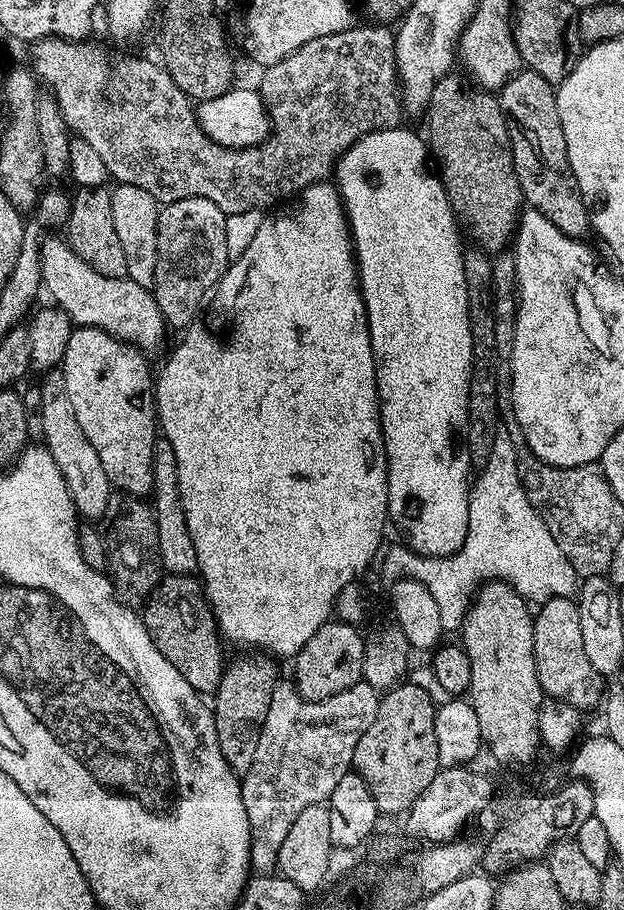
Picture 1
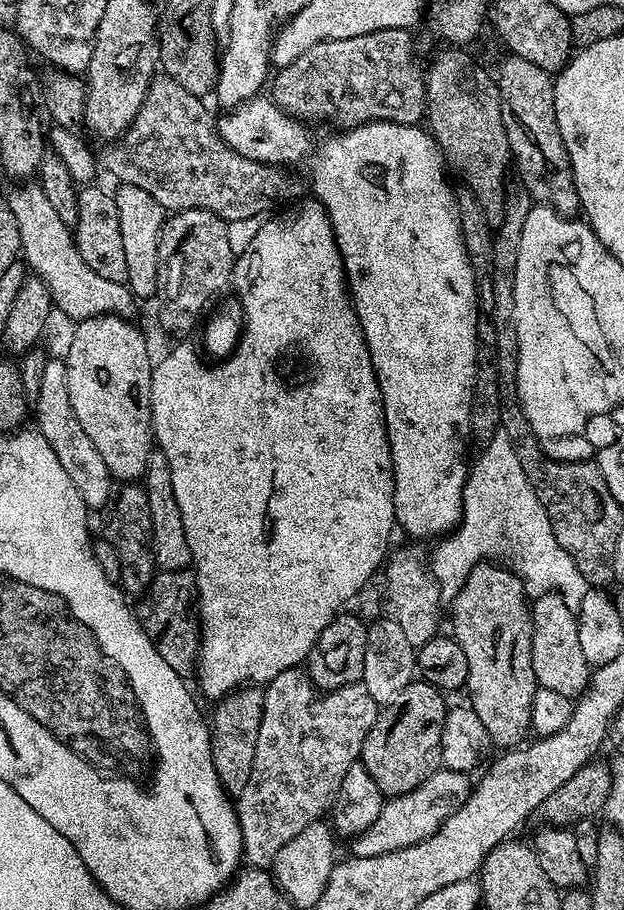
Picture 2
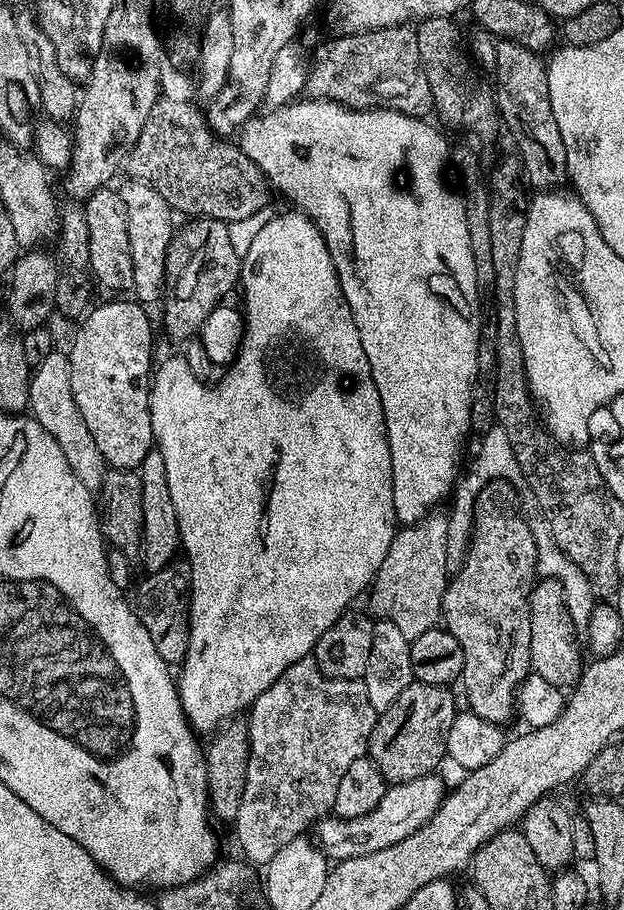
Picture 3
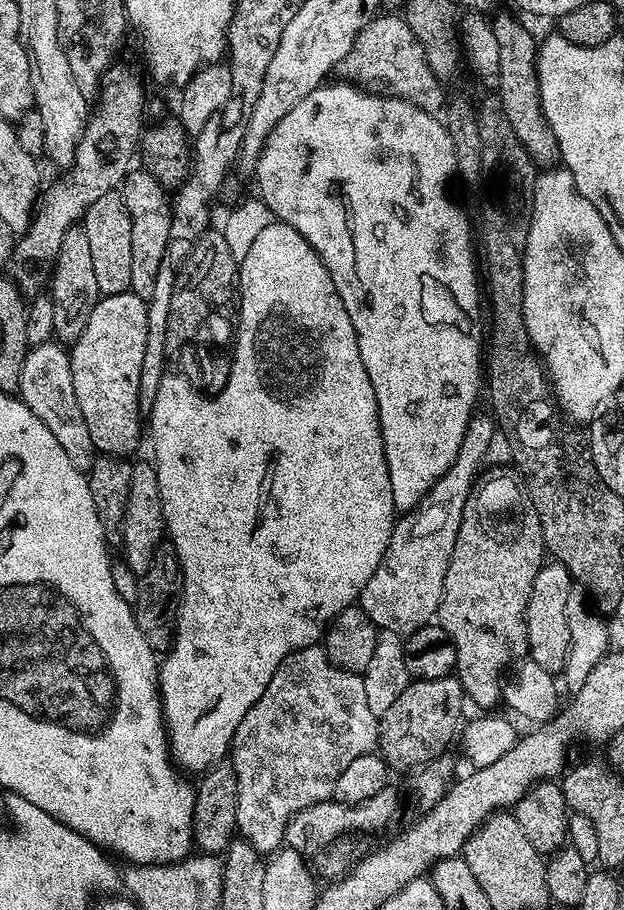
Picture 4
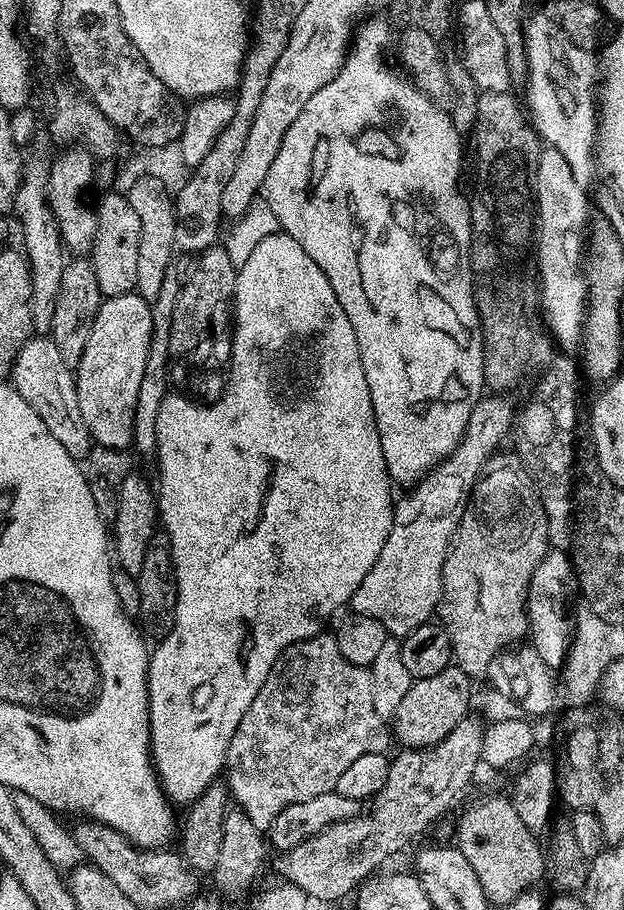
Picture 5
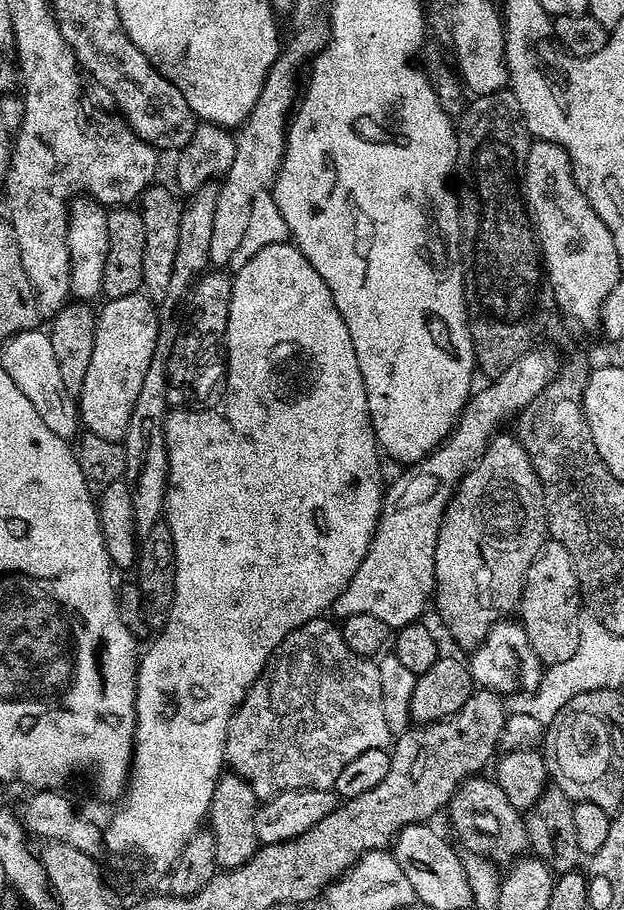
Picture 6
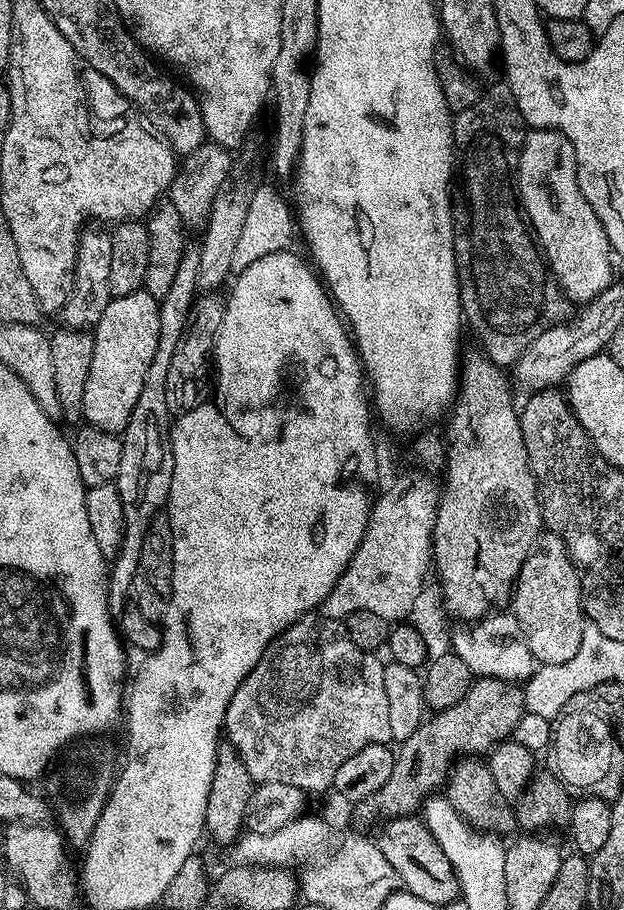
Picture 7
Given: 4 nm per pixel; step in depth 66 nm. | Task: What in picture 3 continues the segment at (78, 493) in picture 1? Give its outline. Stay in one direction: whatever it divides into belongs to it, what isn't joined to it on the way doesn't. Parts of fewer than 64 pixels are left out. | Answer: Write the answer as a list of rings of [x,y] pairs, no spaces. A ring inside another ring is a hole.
[[[54,350],[42,358],[30,372],[30,398],[28,408],[33,420],[37,420],[58,442],[66,462],[70,462],[70,470],[82,486],[96,490],[99,489],[106,471],[102,458],[102,450],[98,450],[90,430],[86,430],[86,422],[82,422],[82,414],[78,410],[78,402],[74,402],[74,394],[70,390],[70,362],[63,351]]]

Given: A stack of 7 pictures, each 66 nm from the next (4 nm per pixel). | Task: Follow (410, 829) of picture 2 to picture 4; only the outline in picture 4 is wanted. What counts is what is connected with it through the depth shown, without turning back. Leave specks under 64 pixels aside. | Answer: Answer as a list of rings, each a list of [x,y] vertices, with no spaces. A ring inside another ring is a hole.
[[[389,786],[378,790],[374,798],[366,798],[361,804],[343,804],[333,798],[314,806],[306,806],[306,810],[298,810],[298,814],[294,814],[286,826],[284,844],[295,852],[319,854],[338,840],[353,834],[364,834],[360,832],[376,832],[379,828],[386,827],[400,808],[400,796],[394,788]]]

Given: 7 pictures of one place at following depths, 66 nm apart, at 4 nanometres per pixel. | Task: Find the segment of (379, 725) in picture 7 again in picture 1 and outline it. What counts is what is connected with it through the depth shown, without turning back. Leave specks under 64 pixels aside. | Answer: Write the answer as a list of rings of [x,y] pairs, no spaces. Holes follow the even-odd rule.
[[[363,682],[334,694],[334,698],[325,700],[307,700],[295,686],[295,683],[277,683],[270,698],[270,710],[266,710],[266,722],[262,722],[262,734],[258,734],[258,750],[254,750],[254,762],[250,770],[242,777],[242,806],[246,806],[246,818],[250,822],[250,868],[256,874],[272,874],[277,871],[278,850],[282,850],[282,841],[290,834],[294,818],[306,810],[306,806],[324,804],[334,794],[334,786],[352,768],[354,750],[358,738],[366,734],[374,714],[378,714],[381,693]]]

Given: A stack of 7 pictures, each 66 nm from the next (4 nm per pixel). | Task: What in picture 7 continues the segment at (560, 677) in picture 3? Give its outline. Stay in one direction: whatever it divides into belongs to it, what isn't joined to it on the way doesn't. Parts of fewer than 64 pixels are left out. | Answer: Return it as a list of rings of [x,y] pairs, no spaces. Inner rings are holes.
[[[545,531],[536,541],[536,547],[526,558],[522,570],[512,590],[510,611],[518,618],[522,626],[522,634],[526,638],[526,646],[530,646],[530,654],[537,665],[567,662],[578,654],[578,646],[582,646],[582,630],[586,623],[584,607],[580,604],[580,574],[572,562],[568,547],[553,532]]]

